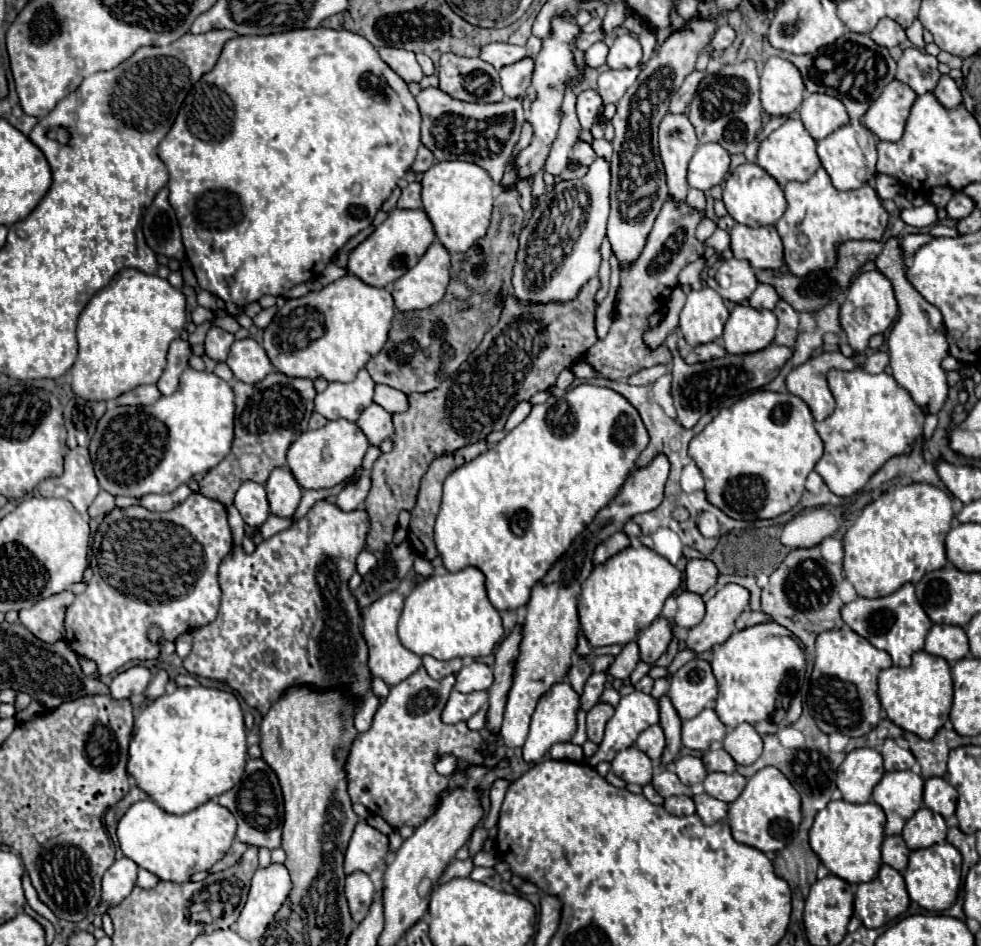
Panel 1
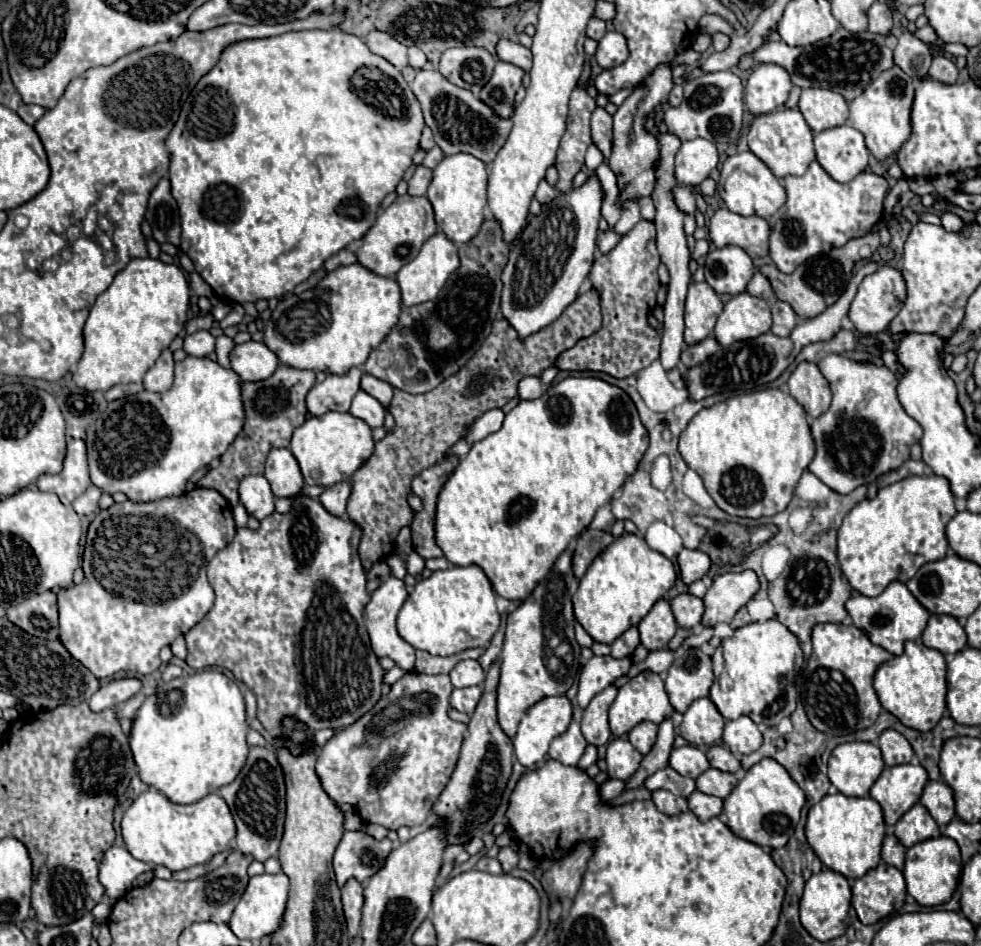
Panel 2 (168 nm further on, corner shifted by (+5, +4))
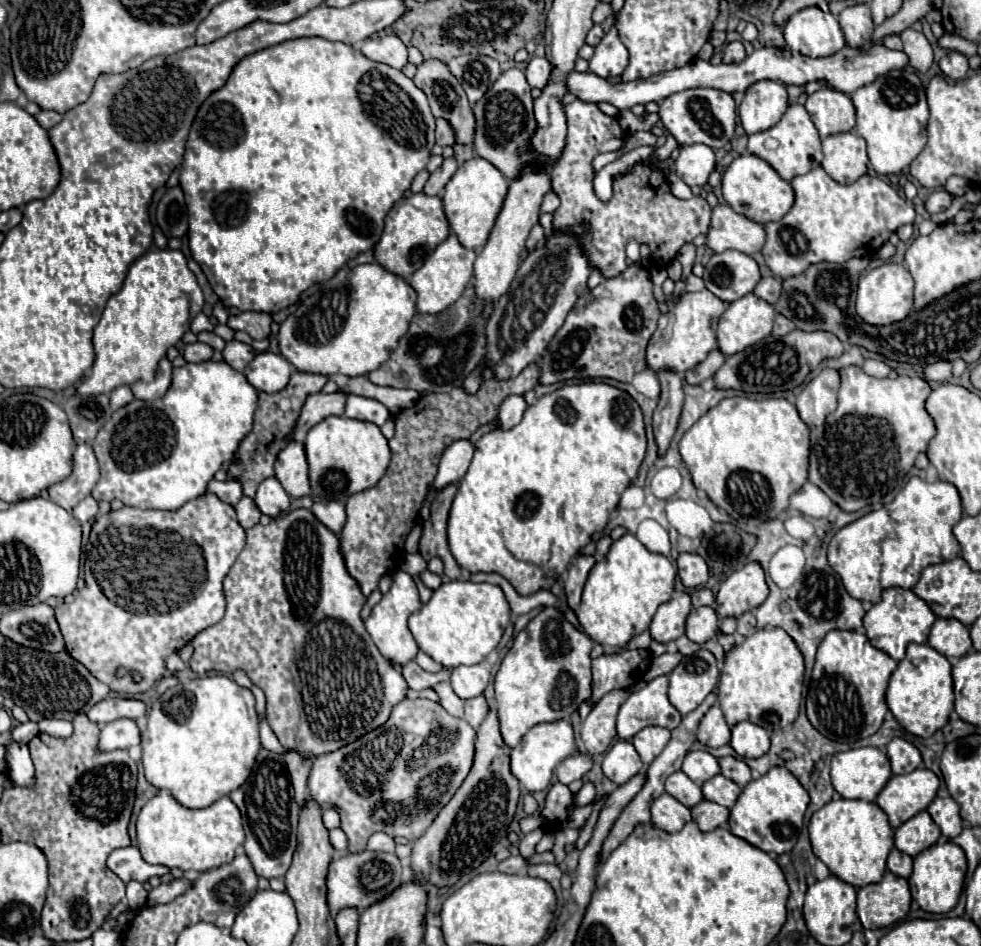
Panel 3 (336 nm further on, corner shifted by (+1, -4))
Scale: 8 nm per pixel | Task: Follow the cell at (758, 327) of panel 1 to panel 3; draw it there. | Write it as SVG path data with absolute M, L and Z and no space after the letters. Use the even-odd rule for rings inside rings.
M747 294L731 302L719 318L717 342L725 356L737 354L771 334L775 322L775 308L755 294Z

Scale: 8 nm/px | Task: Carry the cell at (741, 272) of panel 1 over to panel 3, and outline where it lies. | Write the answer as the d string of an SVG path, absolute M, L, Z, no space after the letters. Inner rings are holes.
M727 250L721 254L713 254L705 264L703 274L707 290L711 290L723 302L735 302L749 292L753 292L755 284L761 280L757 262L737 250Z

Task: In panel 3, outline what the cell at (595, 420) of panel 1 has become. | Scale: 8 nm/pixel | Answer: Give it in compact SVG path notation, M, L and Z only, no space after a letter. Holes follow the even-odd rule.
M583 382L583 384L565 384L559 390L555 390L551 394L545 394L543 398L539 398L537 404L527 408L527 412L523 414L523 420L517 426L513 426L509 430L495 428L495 430L487 432L485 436L481 436L481 440L475 444L475 456L469 464L467 474L459 482L459 488L457 488L457 494L453 498L453 506L451 506L451 512L449 512L447 538L449 538L449 550L451 550L453 558L457 560L457 564L463 570L467 570L471 574L477 574L477 572L497 572L497 574L501 574L505 580L511 580L511 584L515 586L515 590L519 594L537 592L541 588L549 590L551 582L555 582L559 578L559 574L565 572L571 558L575 554L579 554L579 550L591 540L593 534L597 534L605 528L611 512L615 512L615 508L619 504L621 492L629 484L633 484L633 480L637 478L639 466L645 458L645 450L647 450L647 438L645 438L641 408L627 392L617 390L617 388L613 388L605 382Z

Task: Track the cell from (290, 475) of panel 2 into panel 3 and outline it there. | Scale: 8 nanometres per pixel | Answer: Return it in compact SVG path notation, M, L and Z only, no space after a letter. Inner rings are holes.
M291 440L277 456L275 476L285 486L285 492L293 498L303 498L309 494L307 460L301 442Z

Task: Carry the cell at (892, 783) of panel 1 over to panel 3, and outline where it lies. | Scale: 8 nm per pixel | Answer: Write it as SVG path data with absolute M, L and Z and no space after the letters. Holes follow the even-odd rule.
M917 768L909 774L891 776L891 780L877 796L877 804L889 816L889 824L893 828L899 828L903 822L931 804L937 788L939 778L927 768Z

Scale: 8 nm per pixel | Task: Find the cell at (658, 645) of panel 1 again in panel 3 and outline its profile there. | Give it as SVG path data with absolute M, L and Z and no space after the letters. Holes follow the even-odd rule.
M673 594L673 598L659 606L651 620L649 632L655 642L669 644L685 634L685 618L691 612L691 598L687 594Z

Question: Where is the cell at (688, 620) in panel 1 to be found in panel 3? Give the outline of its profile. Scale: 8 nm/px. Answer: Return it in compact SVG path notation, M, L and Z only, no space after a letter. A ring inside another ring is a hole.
M703 606L703 608L693 608L687 618L687 638L703 644L709 638L717 636L717 614L713 608Z

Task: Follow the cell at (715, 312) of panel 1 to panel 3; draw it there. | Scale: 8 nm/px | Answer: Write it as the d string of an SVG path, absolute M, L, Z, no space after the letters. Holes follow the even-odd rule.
M709 290L687 292L677 306L659 318L659 328L647 348L647 364L651 370L675 370L685 372L707 358L707 354L717 348L717 320L723 314L725 304Z

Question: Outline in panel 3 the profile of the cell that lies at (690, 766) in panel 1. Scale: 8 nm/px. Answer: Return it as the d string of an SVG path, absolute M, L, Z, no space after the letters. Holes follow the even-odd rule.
M693 750L693 752L689 752L689 754L685 756L681 770L683 770L693 782L697 782L697 784L701 786L703 782L707 782L709 778L713 778L715 774L719 774L719 764L717 764L717 758L711 756L709 752Z

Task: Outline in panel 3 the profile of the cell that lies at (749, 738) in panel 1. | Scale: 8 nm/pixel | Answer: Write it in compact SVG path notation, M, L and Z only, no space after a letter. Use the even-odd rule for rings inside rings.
M739 722L731 728L731 746L741 758L761 758L769 750L769 736L761 726Z

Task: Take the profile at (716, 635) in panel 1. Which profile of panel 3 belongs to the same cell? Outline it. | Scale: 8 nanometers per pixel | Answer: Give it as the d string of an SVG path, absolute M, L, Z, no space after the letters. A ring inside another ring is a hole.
M757 562L745 564L733 572L717 592L715 612L719 616L741 616L765 602L769 594L763 568Z

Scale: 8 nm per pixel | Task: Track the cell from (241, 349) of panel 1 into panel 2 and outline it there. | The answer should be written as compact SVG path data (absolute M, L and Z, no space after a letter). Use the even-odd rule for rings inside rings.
M263 342L237 344L231 352L231 368L243 382L261 382L269 378L279 366L279 358Z

